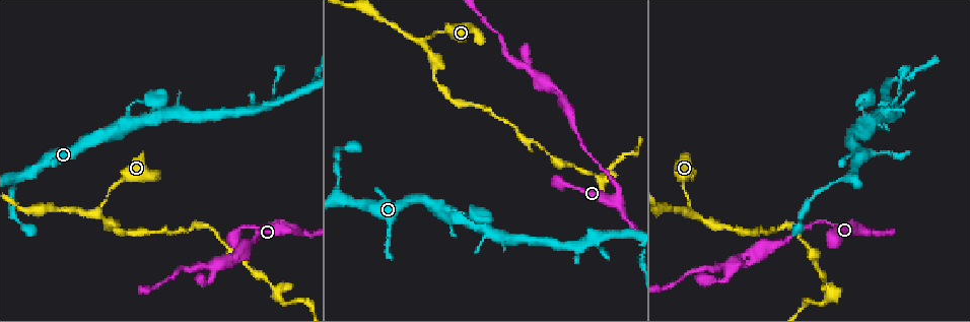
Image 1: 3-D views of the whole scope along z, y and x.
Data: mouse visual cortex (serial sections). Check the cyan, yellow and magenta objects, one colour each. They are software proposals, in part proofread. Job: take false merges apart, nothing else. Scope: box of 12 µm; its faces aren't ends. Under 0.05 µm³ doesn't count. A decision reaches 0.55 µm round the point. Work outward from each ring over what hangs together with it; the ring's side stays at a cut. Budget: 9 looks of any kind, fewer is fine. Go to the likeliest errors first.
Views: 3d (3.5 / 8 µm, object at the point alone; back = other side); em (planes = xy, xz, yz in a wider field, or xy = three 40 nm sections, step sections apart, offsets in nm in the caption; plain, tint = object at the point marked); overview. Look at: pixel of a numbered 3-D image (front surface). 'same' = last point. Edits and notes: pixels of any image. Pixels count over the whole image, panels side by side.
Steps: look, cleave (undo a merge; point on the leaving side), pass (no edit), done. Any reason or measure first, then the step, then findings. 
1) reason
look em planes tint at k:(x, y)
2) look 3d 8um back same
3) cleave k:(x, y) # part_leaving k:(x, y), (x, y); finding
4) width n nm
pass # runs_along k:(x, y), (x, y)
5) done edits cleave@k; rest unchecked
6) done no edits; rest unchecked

sharp bend
look 3d 3.5um at 1:(616, 187)

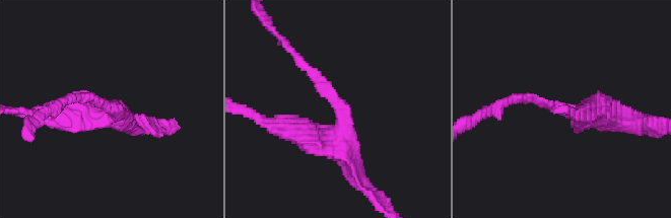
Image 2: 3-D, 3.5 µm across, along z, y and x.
arm_widths 150, 350 nm
look em xy step 1 tint at 2:(115, 110)

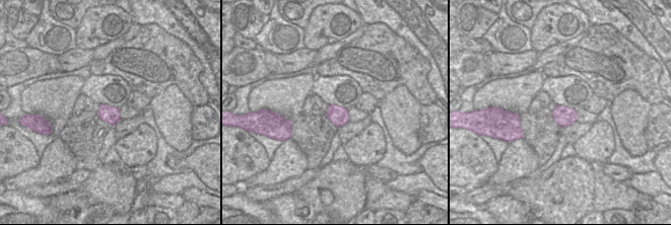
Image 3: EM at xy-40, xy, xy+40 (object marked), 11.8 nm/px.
look em planes tint same

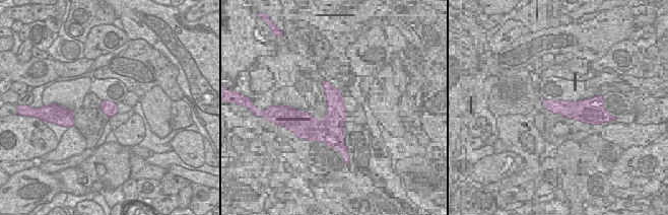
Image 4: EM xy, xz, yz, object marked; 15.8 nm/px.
width 220 nm
pass # runs_along 2:(590, 112), (513, 99); all the same cell

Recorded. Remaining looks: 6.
calibre changes
look 3d 3.5um at 1:(422, 41)

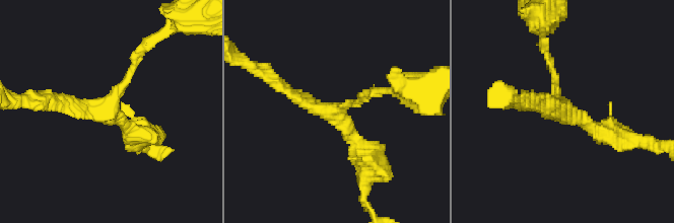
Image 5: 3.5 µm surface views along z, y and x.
arms 3; arm_widths 100, 200, 200 nm
look em xy step 1 tint at 5:(106, 110)

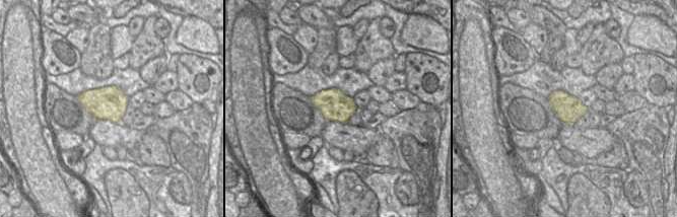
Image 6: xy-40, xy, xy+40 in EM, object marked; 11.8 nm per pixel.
pass # runs_along 5:(547, 53), (560, 105), (612, 133); all the same cell

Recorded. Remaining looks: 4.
abrupt turn
look 3d 3.5um at 1:(864, 123)

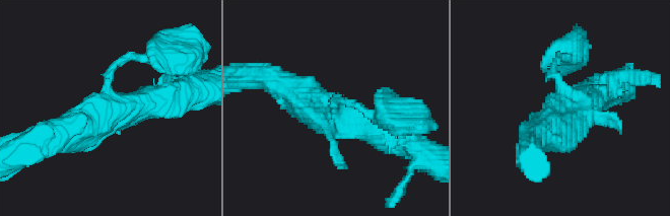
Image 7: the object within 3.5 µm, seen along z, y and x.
now the EM
look em xy step 3 tint at 7:(563, 113)

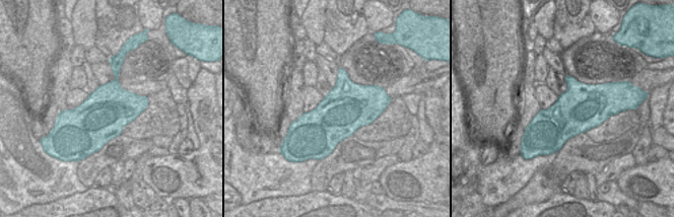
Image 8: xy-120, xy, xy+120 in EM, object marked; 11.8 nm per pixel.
pass # runs_along 7:(283, 85), (395, 137); continuous, no second cell

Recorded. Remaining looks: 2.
sharp bend
look 3d 8um at 1:(284, 304)

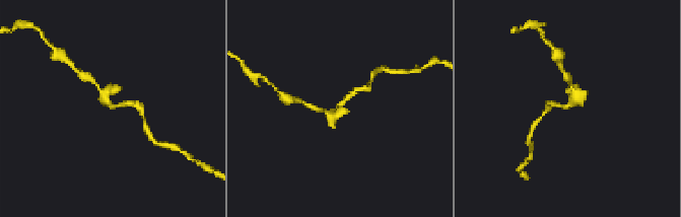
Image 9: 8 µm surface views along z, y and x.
need the tissue
look em xy step 3 tint at 9:(112, 106)

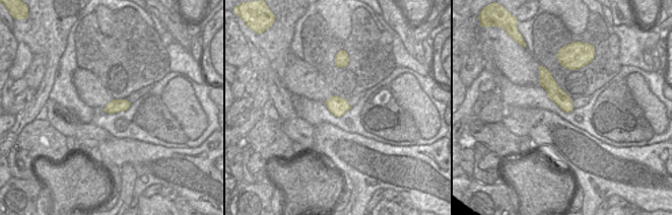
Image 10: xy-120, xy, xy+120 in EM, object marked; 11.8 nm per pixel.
pass # one cell here

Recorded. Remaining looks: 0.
done no edits; rest unchecked

